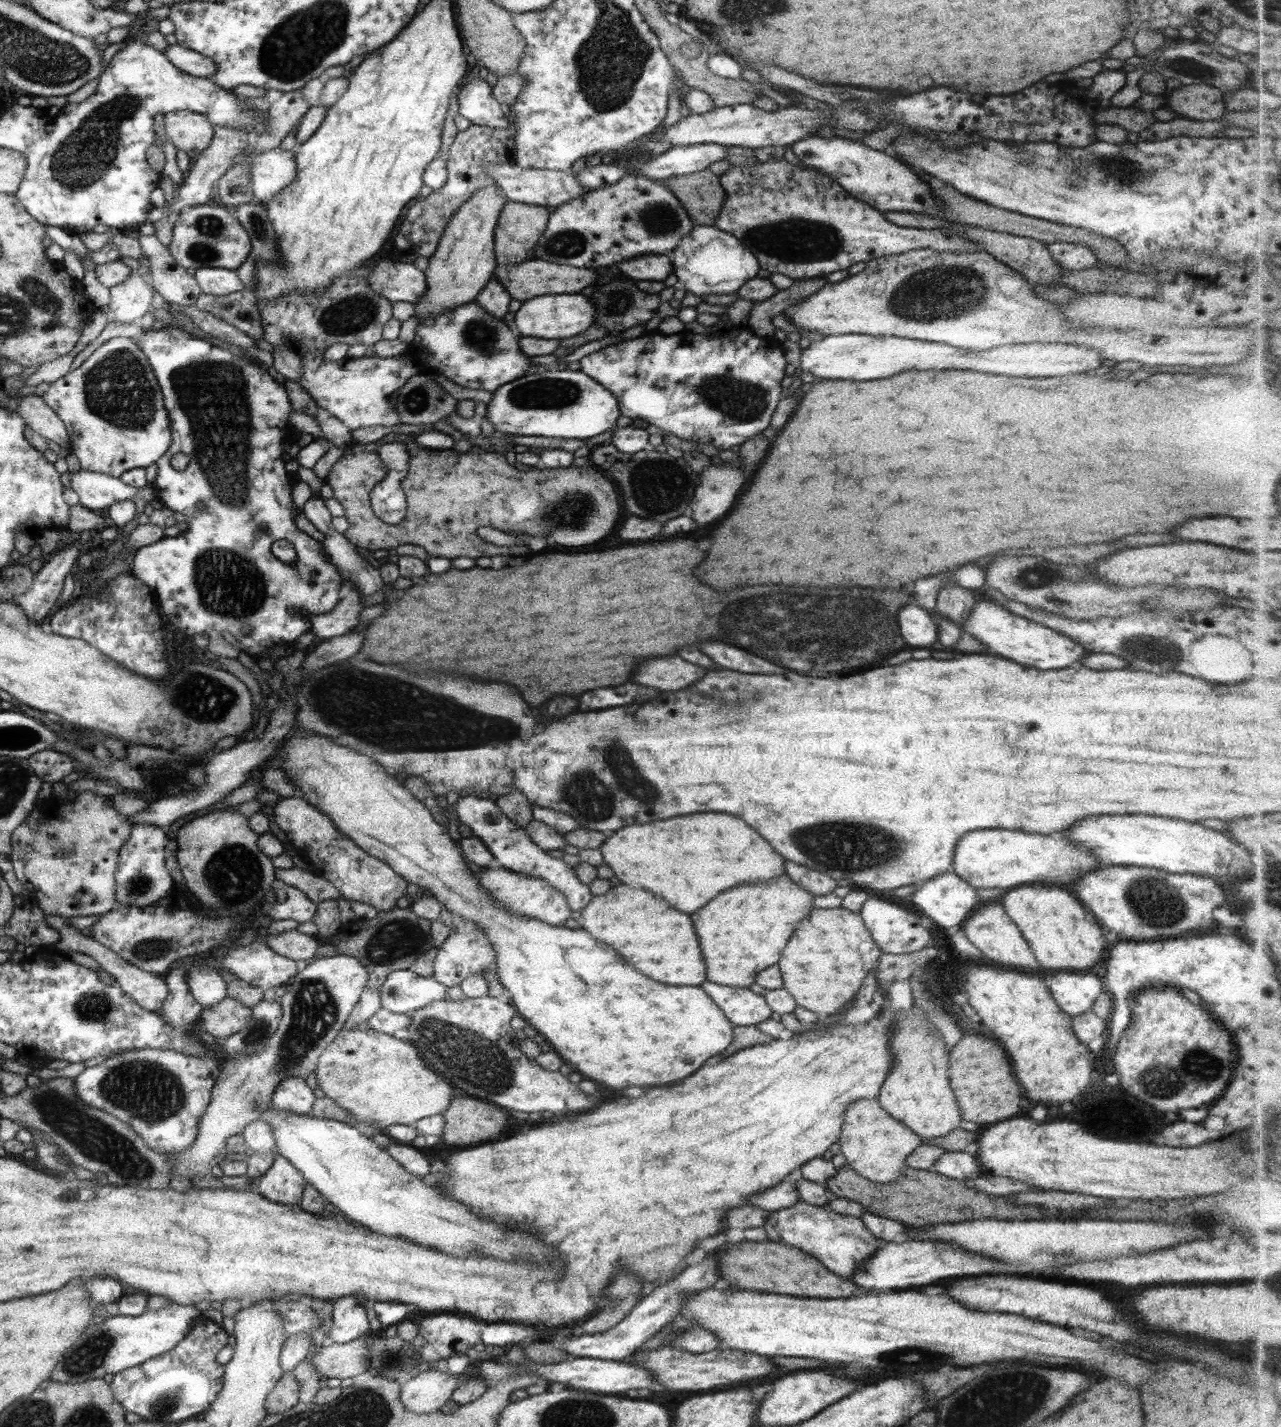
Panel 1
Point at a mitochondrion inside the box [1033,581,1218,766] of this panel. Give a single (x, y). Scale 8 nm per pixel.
(1152, 649)

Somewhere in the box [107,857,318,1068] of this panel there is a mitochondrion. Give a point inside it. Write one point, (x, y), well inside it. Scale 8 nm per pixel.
(147, 950)

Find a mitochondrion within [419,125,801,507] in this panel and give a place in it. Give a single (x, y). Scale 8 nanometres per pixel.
(742, 400)

